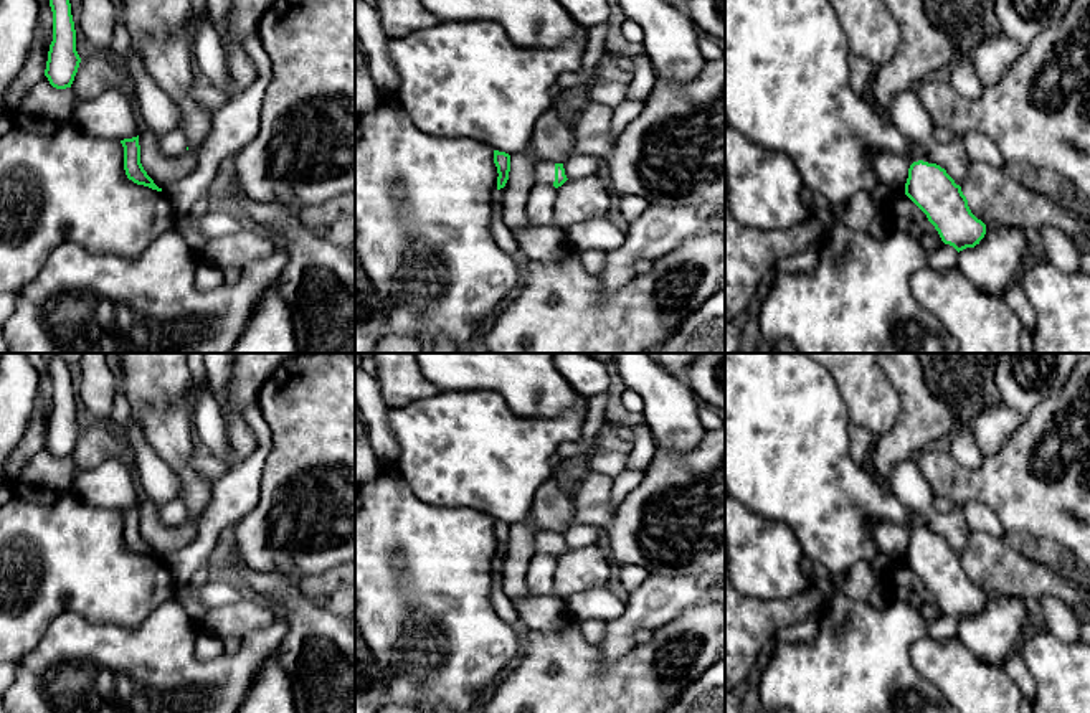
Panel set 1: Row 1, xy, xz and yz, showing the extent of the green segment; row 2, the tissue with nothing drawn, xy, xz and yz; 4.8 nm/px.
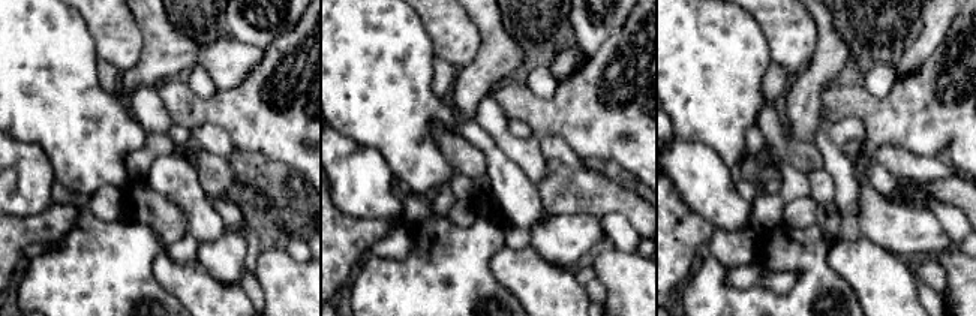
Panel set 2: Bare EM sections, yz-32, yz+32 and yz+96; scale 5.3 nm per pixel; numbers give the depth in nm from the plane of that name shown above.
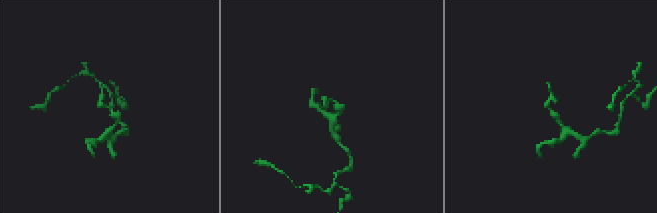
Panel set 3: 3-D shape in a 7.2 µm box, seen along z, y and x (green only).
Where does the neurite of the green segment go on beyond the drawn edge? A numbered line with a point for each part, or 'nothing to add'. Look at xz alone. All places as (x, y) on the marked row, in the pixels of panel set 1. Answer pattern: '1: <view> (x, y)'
1: xz (545, 170)

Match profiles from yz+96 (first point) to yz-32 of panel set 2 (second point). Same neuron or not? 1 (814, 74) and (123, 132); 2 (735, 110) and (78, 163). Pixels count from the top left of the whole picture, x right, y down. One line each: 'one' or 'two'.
1: two
2: one

